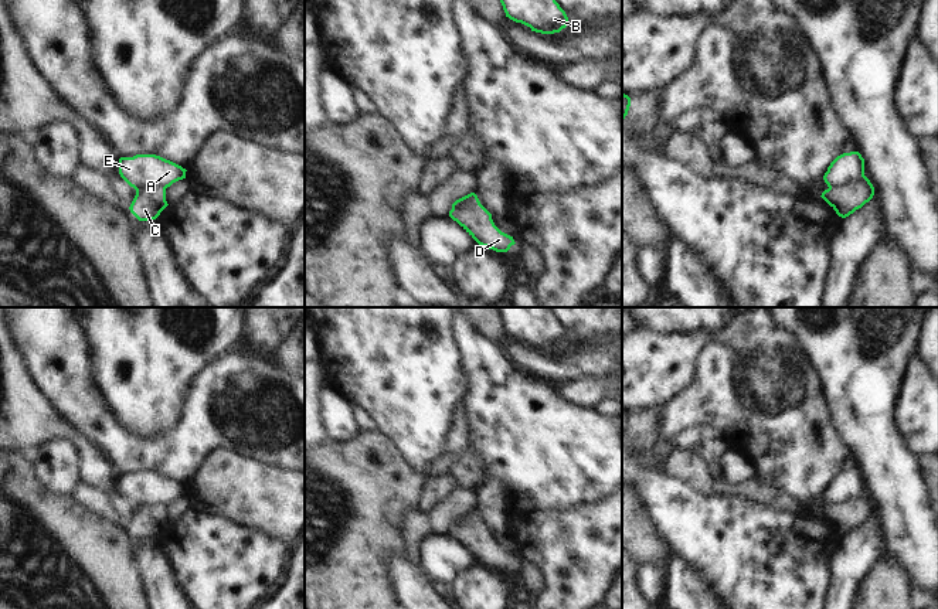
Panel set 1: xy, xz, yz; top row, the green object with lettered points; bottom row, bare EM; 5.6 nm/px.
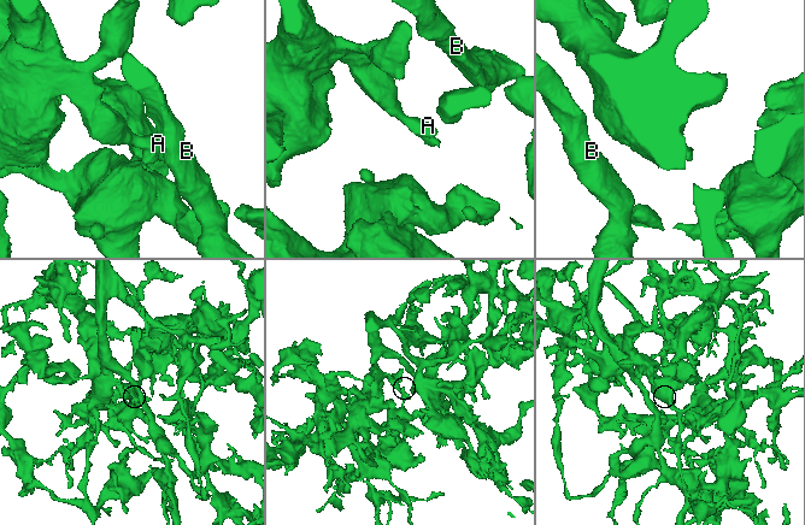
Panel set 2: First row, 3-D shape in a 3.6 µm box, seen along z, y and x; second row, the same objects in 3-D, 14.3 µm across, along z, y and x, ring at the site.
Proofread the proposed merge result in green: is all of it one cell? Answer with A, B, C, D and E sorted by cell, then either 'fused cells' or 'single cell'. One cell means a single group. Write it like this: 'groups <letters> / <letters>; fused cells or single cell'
groups A B E / C D; fused cells

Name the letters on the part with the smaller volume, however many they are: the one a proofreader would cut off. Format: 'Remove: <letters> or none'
Remove: C, D

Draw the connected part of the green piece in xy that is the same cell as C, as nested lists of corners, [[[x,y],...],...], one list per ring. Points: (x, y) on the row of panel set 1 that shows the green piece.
[[[166,187],[142,188],[136,191],[129,210],[139,221],[150,221],[156,220],[167,205]]]

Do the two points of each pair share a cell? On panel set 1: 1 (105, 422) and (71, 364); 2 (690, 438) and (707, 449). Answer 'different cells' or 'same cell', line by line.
1: same cell
2: same cell

